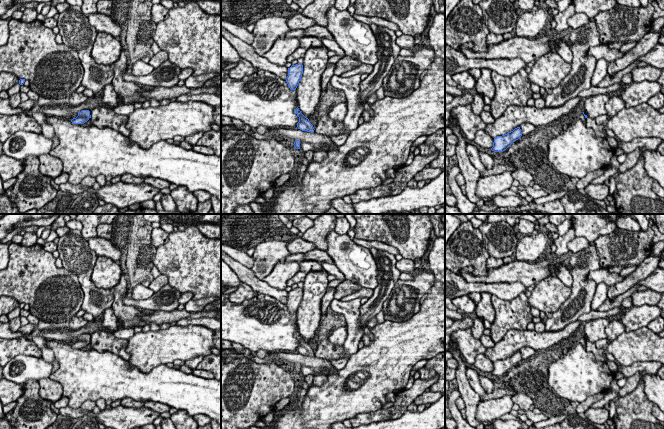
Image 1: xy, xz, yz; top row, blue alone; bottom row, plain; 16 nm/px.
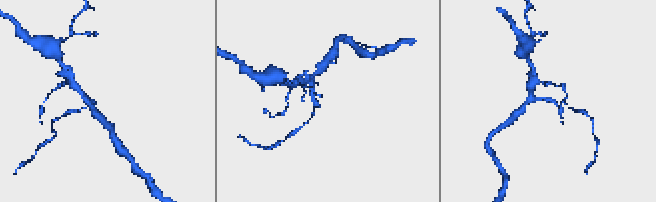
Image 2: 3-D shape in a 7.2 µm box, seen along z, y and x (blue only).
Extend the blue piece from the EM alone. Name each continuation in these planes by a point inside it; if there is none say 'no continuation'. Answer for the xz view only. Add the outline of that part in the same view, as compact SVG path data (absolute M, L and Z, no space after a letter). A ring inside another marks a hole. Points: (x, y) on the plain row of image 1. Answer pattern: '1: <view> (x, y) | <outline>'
no continuation

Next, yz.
1: yz (600, 355) | M588 340L585 343L586 343L586 351L592 352L597 361L602 361L602 362L606 361L605 349L598 349L595 343L589 342Z

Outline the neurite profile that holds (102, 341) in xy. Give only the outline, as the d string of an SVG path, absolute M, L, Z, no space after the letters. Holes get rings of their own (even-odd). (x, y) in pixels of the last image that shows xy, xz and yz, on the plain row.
M95 331L90 335L91 347L99 352L111 352L128 361L131 355L126 351L128 340L115 337L106 331Z

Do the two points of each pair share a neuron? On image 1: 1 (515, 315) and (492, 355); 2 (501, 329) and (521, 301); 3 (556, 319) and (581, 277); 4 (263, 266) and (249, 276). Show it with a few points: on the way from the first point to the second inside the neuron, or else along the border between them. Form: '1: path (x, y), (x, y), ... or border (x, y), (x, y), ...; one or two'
1: border (524, 330), (510, 329), (495, 343); two
2: path (503, 322), (517, 308); one
3: path (566, 311), (580, 298), (580, 288); one
4: border (250, 269), (262, 280); two

